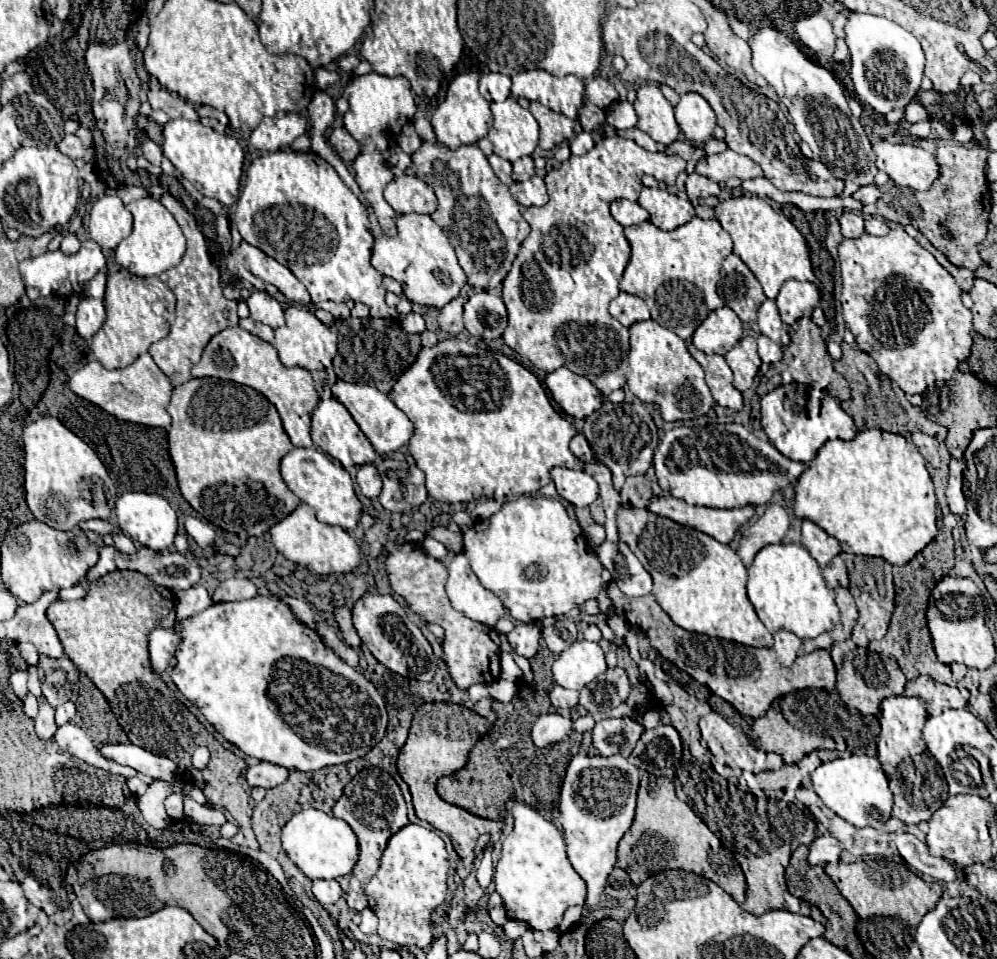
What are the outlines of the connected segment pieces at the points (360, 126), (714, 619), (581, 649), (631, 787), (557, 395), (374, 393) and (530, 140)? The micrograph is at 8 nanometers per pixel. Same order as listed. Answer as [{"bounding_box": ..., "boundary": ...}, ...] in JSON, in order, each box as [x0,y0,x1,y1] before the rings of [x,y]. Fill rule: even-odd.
[{"bounding_box":[344,72,416,236],"boundary":[[[370,72],[366,76],[354,78],[346,88],[344,88],[344,98],[348,100],[350,108],[344,114],[344,128],[356,138],[364,150],[354,158],[352,168],[356,182],[364,196],[368,198],[370,206],[374,208],[374,214],[378,218],[378,224],[382,228],[384,236],[394,236],[396,234],[396,212],[392,206],[384,200],[382,192],[388,182],[394,180],[394,174],[388,166],[388,148],[392,140],[396,140],[402,127],[411,122],[416,114],[416,104],[412,98],[410,82],[406,78],[388,78],[376,72]],[[392,139],[392,140],[391,140]]]},{"bounding_box":[652,532,774,648],"boundary":[[[704,532],[692,534],[692,538],[696,538],[696,542],[704,546],[704,558],[700,558],[700,562],[696,562],[696,566],[692,566],[688,574],[664,574],[664,570],[656,570],[656,566],[652,566],[652,594],[656,596],[656,602],[672,618],[672,622],[682,626],[684,630],[716,636],[722,640],[734,640],[746,646],[770,648],[774,644],[772,634],[760,622],[754,606],[746,596],[748,574],[736,550],[732,550],[728,544],[720,544]]]},{"bounding_box":[552,640,606,690],"boundary":[[[576,640],[552,664],[554,682],[570,690],[582,690],[604,670],[606,660],[600,644],[588,640]]]},{"bounding_box":[560,754,640,930],"boundary":[[[576,754],[568,768],[560,790],[560,824],[566,840],[566,854],[574,870],[588,886],[588,896],[582,906],[576,906],[564,916],[560,930],[578,922],[580,914],[588,908],[596,908],[604,894],[604,884],[616,864],[616,846],[624,832],[632,826],[636,792],[640,772],[624,756],[584,756]]]},{"bounding_box":[546,368,604,418],"boundary":[[[558,368],[548,374],[546,386],[562,410],[574,418],[586,418],[604,402],[602,392],[588,378],[578,376],[568,368]]]},{"bounding_box":[332,380,414,456],"boundary":[[[338,380],[332,386],[332,394],[348,408],[348,412],[352,414],[352,418],[356,420],[356,424],[360,426],[360,430],[366,434],[366,438],[370,440],[370,444],[374,446],[374,450],[380,456],[398,452],[402,446],[408,446],[408,442],[412,438],[412,430],[414,430],[410,418],[386,394],[382,394],[378,388]]]},{"bounding_box":[488,98,538,162],"boundary":[[[514,98],[492,104],[494,124],[488,140],[494,144],[494,154],[510,162],[528,156],[538,146],[538,122]]]}]

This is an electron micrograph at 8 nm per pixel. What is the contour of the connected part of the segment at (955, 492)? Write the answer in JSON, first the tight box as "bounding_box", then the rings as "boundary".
{"bounding_box":[946,460,966,516],"boundary":[[[950,460],[950,478],[946,486],[946,500],[950,506],[950,512],[954,516],[964,516],[966,514],[966,498],[963,494],[963,472],[966,468],[962,460]]]}

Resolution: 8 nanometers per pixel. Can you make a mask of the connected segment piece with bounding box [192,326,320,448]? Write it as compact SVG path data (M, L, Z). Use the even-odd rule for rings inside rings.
M240 326L226 328L218 334L214 334L204 348L202 360L192 368L194 378L204 378L204 376L214 376L222 380L232 380L238 384L246 384L254 388L256 392L262 392L278 410L284 430L290 436L294 446L308 448L312 446L310 440L310 416L318 404L318 392L314 388L312 376L304 368L286 368L278 360L278 352L272 344L264 342L262 338L256 338L254 334L248 334Z

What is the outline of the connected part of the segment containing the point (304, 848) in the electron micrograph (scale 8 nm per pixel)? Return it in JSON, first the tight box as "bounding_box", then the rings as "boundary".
{"bounding_box":[282,808,358,880],"boundary":[[[308,808],[292,816],[292,820],[282,830],[282,846],[292,862],[312,880],[346,876],[358,862],[358,840],[352,828],[344,820],[316,808]]]}

